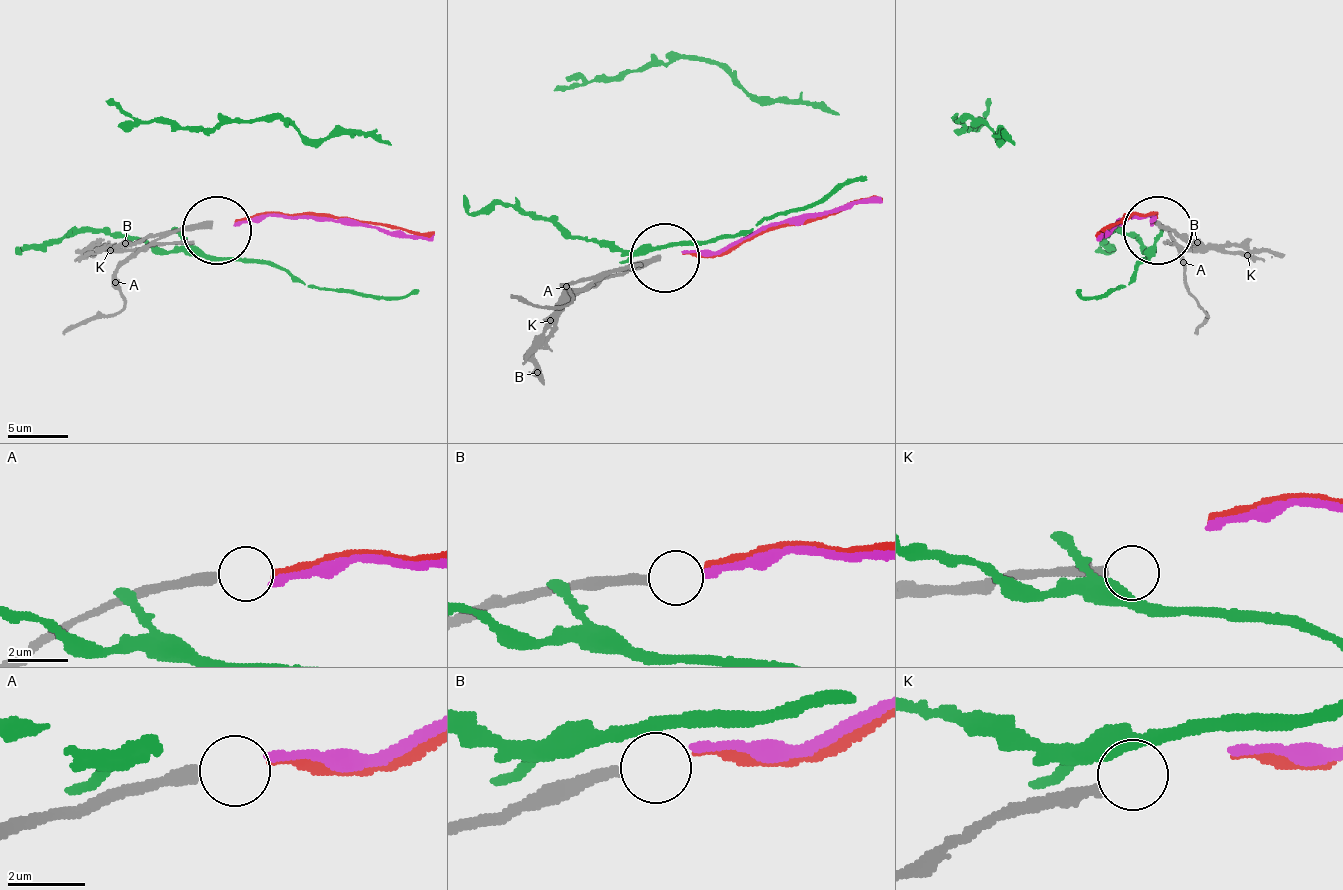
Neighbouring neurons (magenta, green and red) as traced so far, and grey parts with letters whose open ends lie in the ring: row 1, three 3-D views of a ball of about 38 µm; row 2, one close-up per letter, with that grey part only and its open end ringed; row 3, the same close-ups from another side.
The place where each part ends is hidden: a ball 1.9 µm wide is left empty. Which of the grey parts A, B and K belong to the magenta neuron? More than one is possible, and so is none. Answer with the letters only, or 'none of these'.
B

